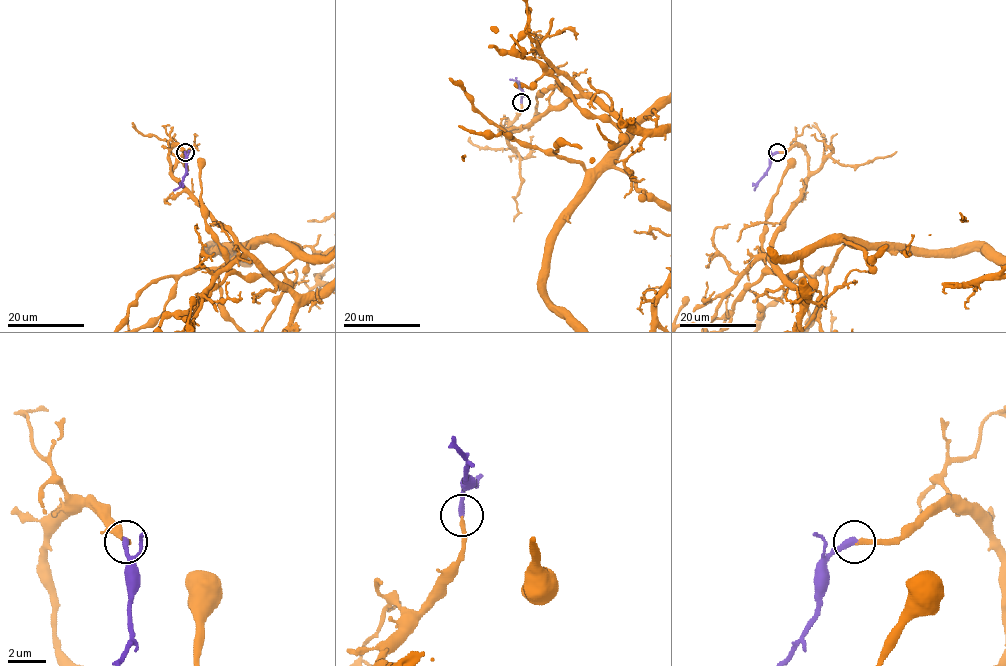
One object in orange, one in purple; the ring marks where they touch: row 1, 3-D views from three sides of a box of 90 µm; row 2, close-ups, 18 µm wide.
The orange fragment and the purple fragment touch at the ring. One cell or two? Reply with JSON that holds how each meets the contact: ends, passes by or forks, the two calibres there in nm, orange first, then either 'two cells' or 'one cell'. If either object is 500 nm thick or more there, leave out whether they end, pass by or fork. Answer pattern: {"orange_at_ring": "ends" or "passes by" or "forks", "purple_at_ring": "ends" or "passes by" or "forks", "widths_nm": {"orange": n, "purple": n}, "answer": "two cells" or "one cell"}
{"orange_at_ring": "ends", "purple_at_ring": "ends", "widths_nm": {"orange": 240, "purple": 320}, "answer": "one cell"}

